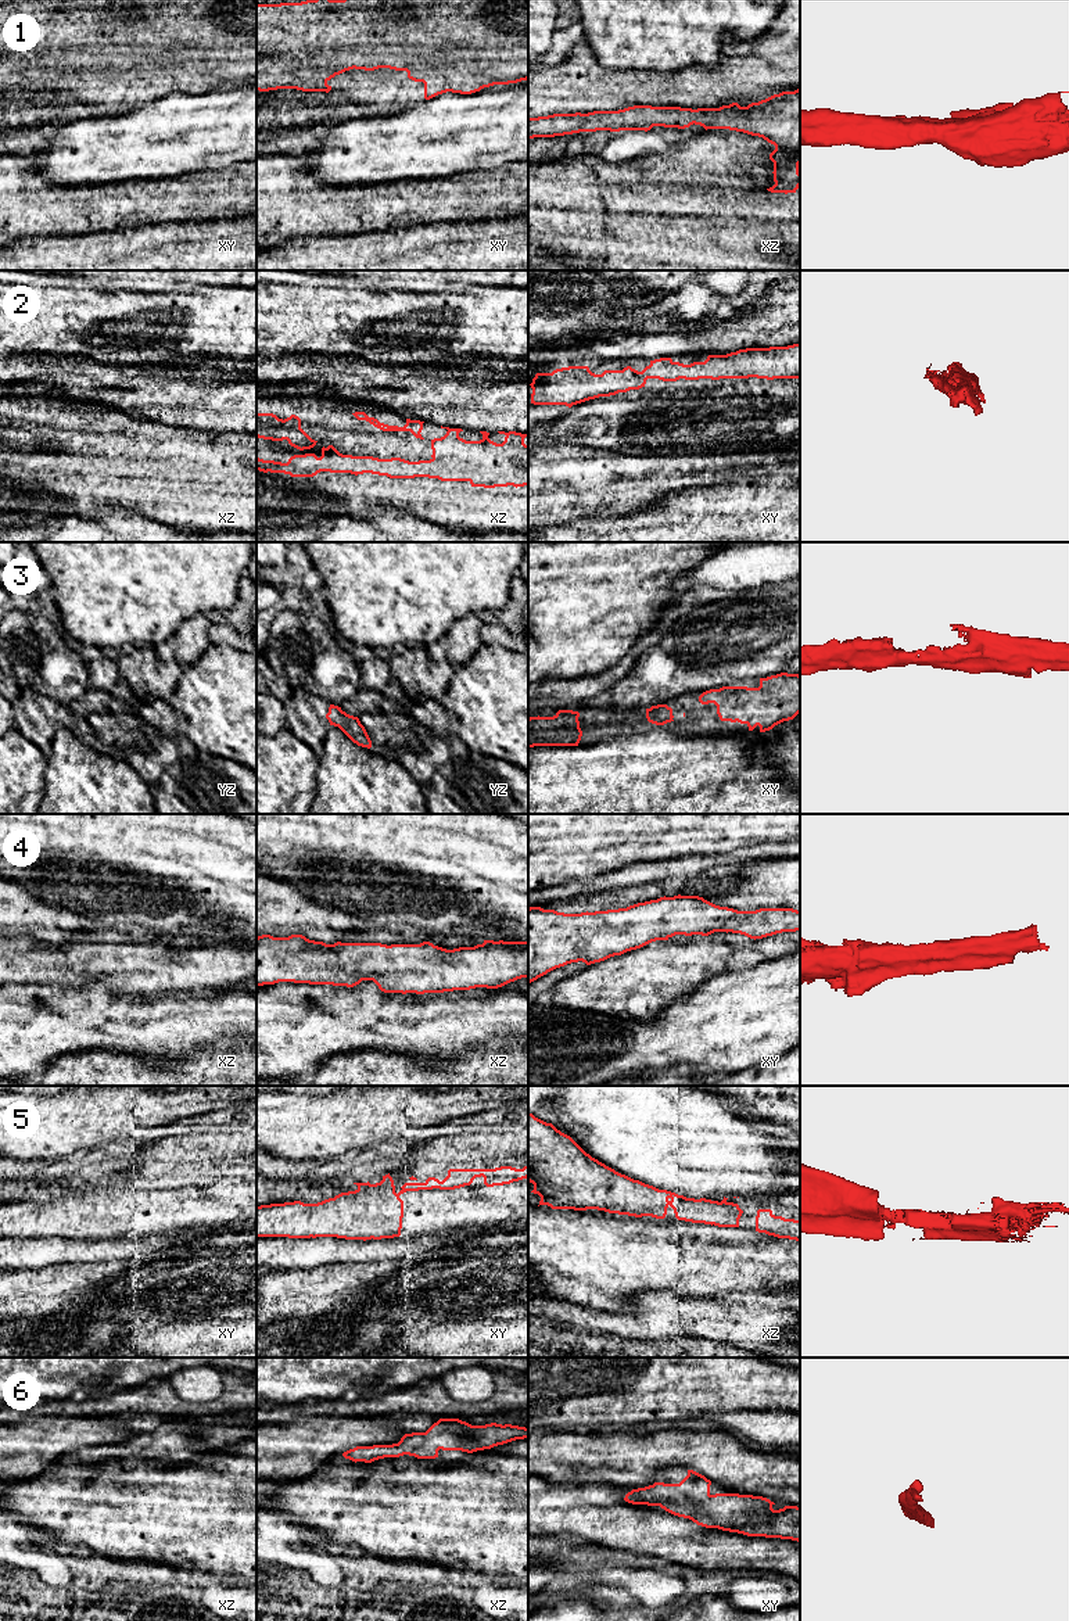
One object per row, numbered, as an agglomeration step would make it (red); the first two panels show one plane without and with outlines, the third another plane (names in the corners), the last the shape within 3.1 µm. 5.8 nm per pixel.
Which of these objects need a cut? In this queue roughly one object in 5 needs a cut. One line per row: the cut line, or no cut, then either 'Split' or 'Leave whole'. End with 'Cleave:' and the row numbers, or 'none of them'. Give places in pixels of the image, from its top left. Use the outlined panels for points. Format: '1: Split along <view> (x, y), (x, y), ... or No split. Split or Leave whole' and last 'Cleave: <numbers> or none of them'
1: No split. Leave whole
2: No split. Leave whole
3: No split. Leave whole
4: No split. Leave whole
5: No split. Leave whole
6: No split. Leave whole
Cleave: none of them

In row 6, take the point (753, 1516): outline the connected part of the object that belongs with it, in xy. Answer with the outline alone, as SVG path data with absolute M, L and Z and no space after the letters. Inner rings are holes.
M688 1470L679 1484L654 1482L653 1485L632 1489L624 1498L632 1505L660 1506L666 1511L689 1518L706 1528L738 1532L747 1536L781 1538L800 1542L800 1507L785 1506L774 1510L775 1505L767 1498L739 1493L710 1493L711 1481L704 1475Z

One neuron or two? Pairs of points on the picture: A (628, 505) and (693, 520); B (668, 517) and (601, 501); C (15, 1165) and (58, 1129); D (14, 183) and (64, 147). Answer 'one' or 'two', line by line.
A: two
B: two
C: two
D: two

